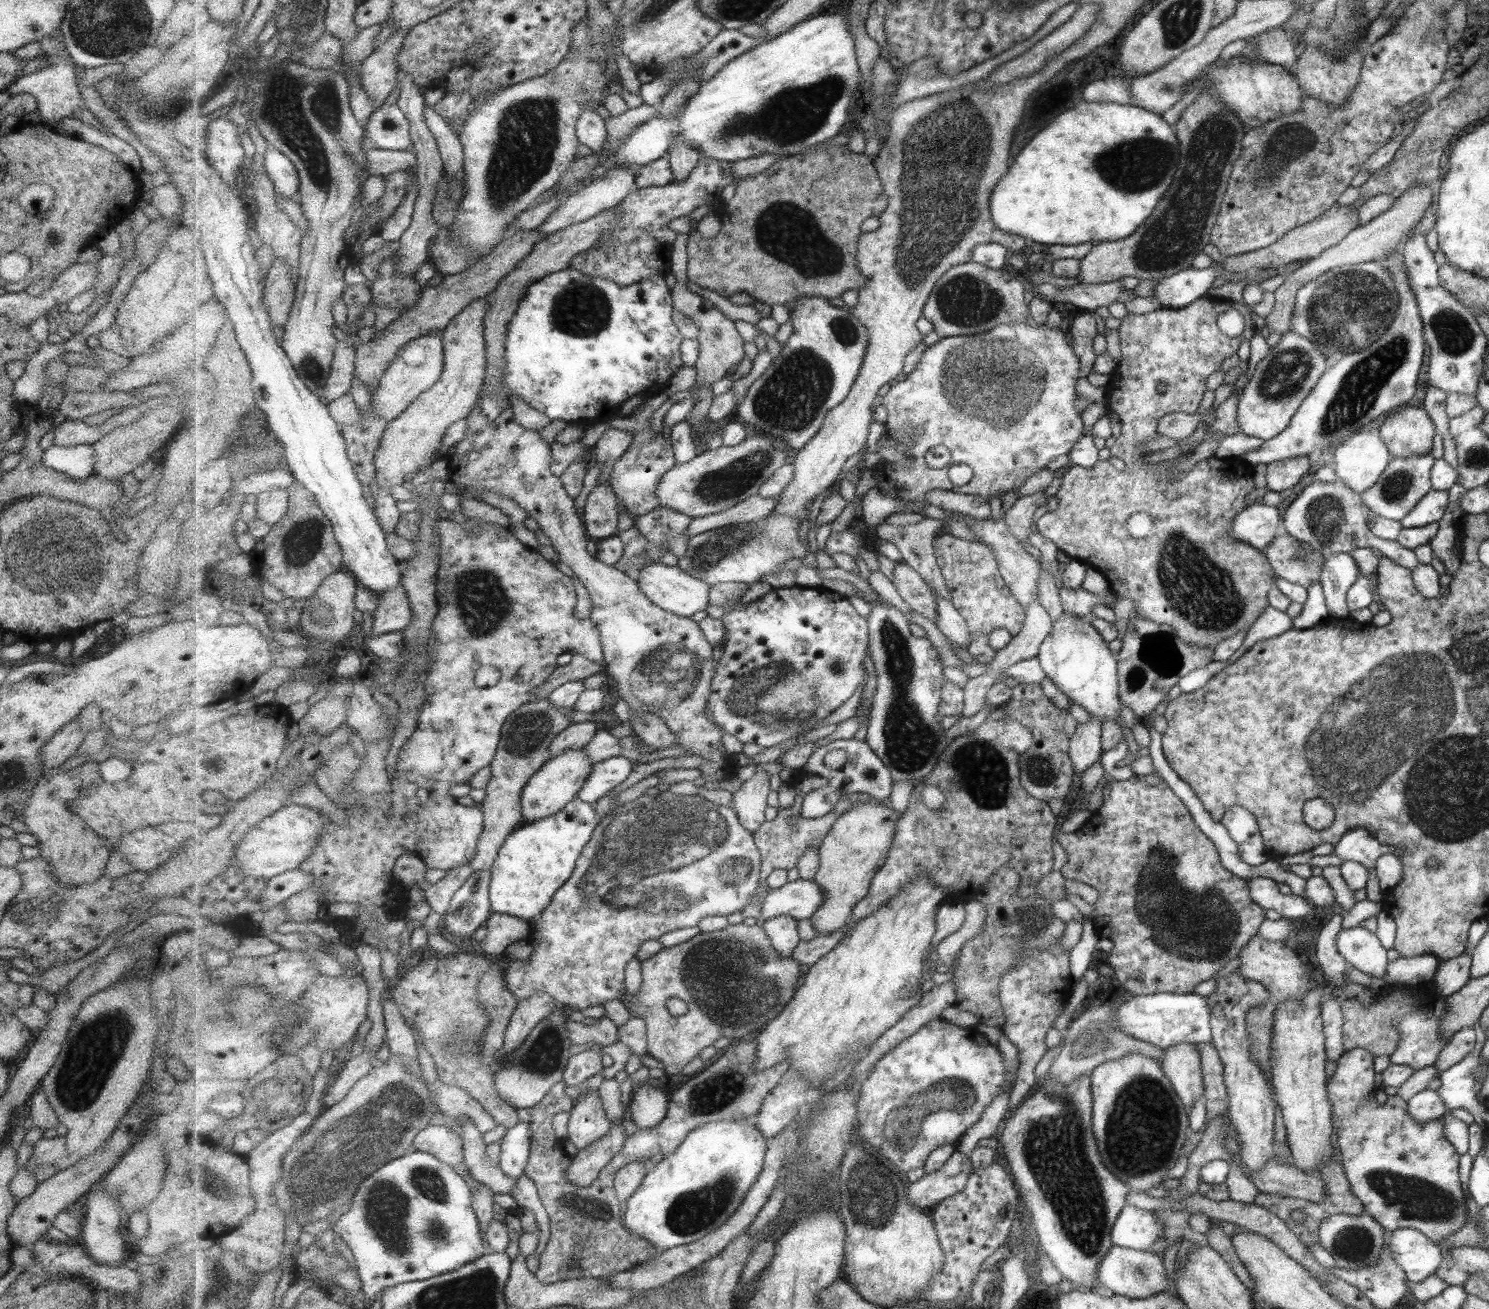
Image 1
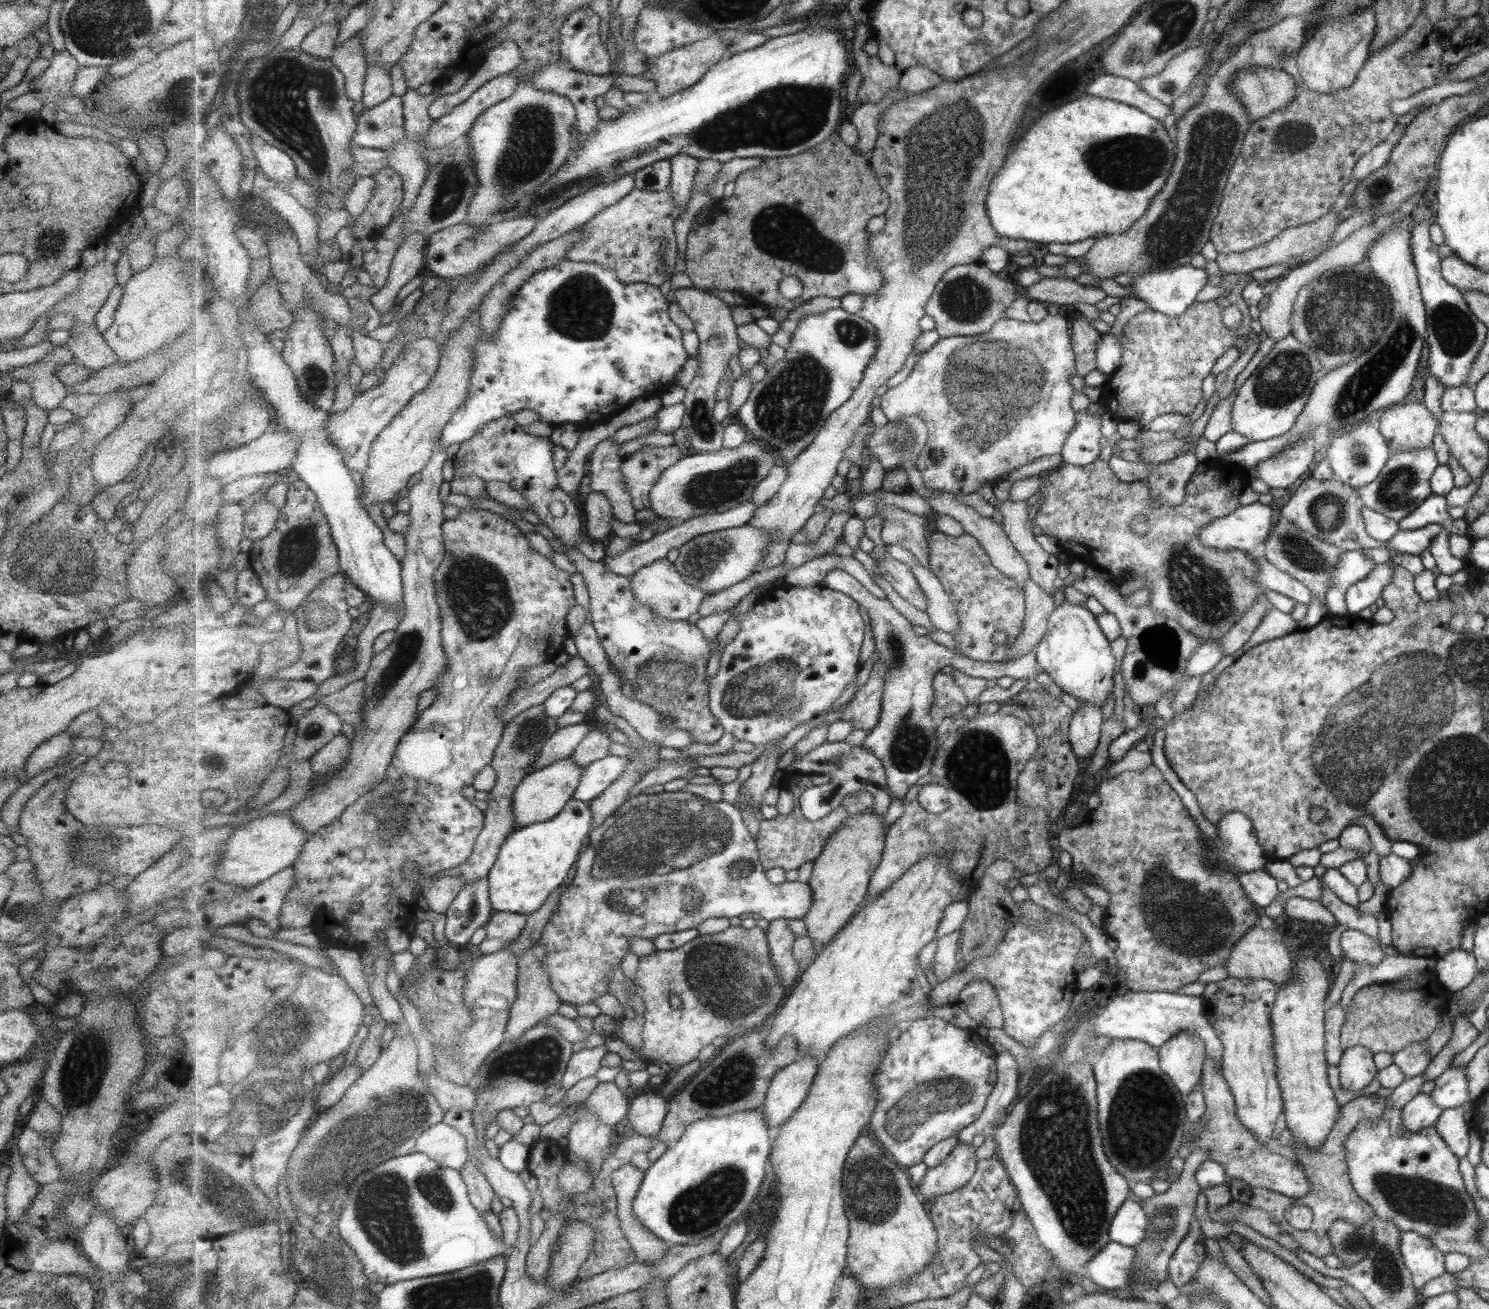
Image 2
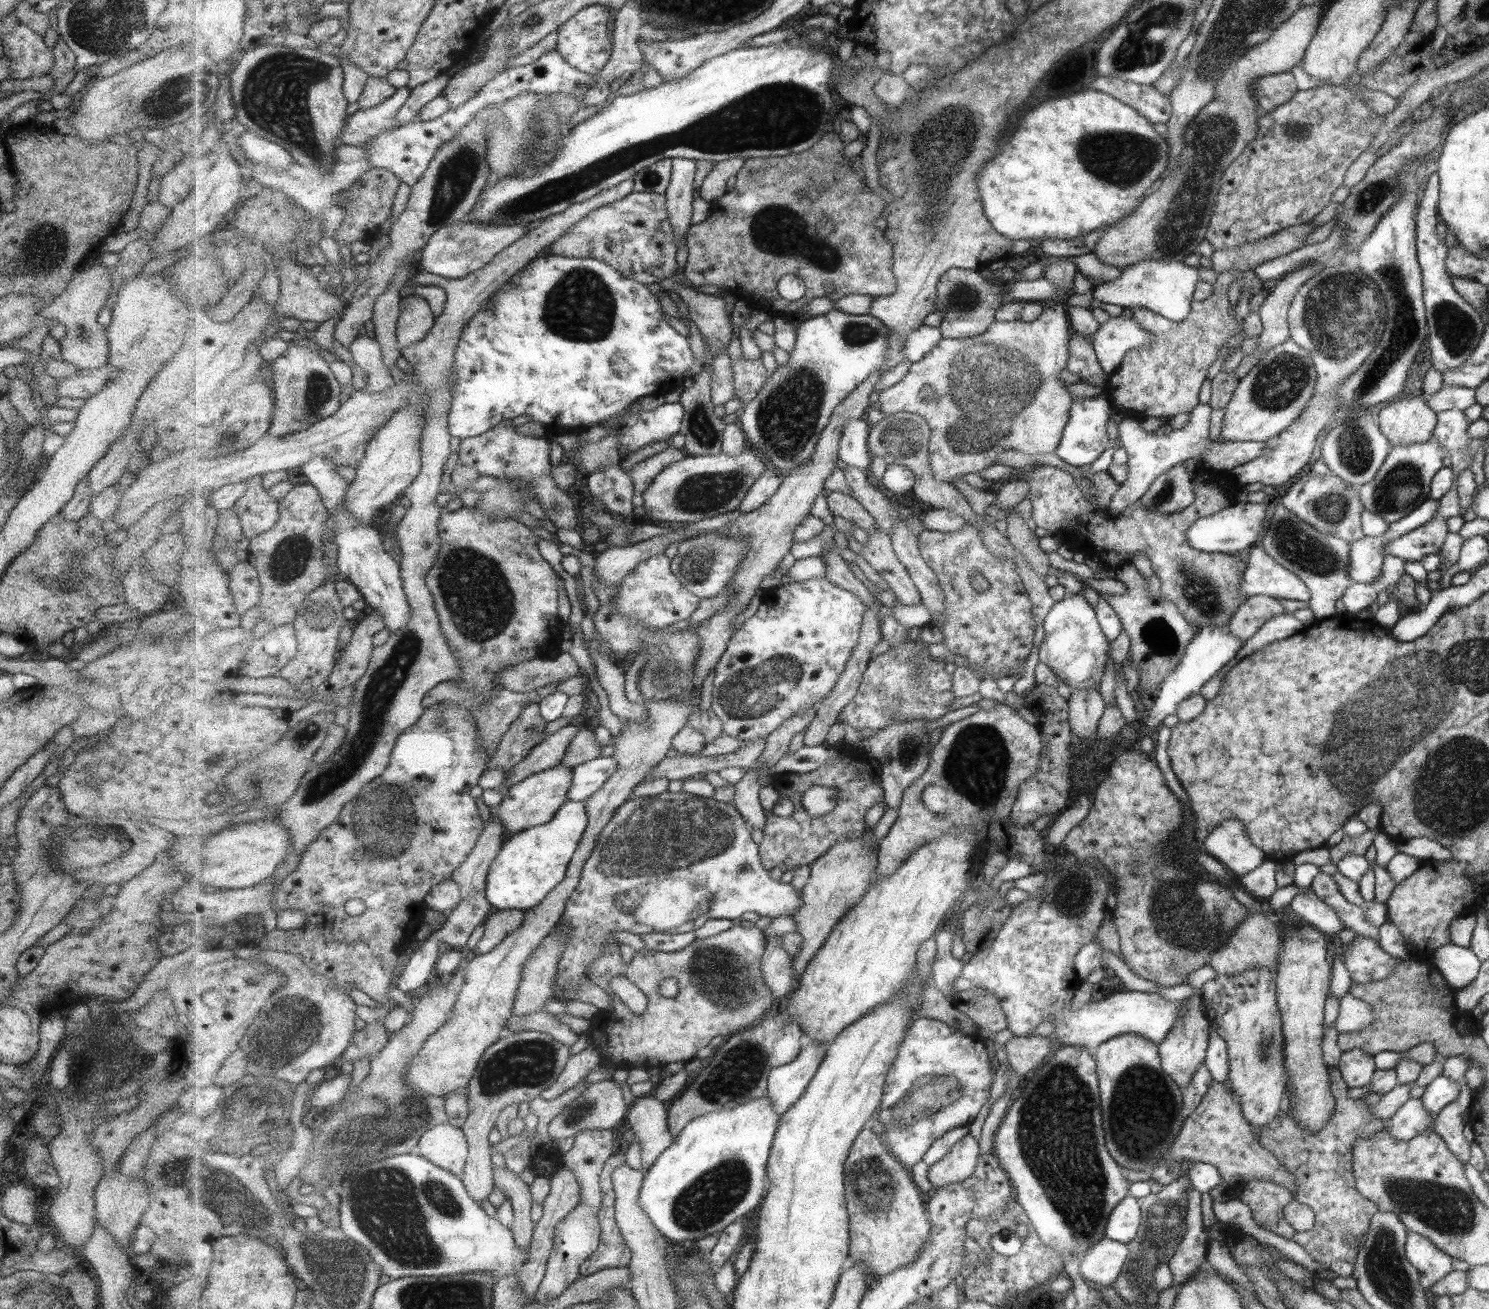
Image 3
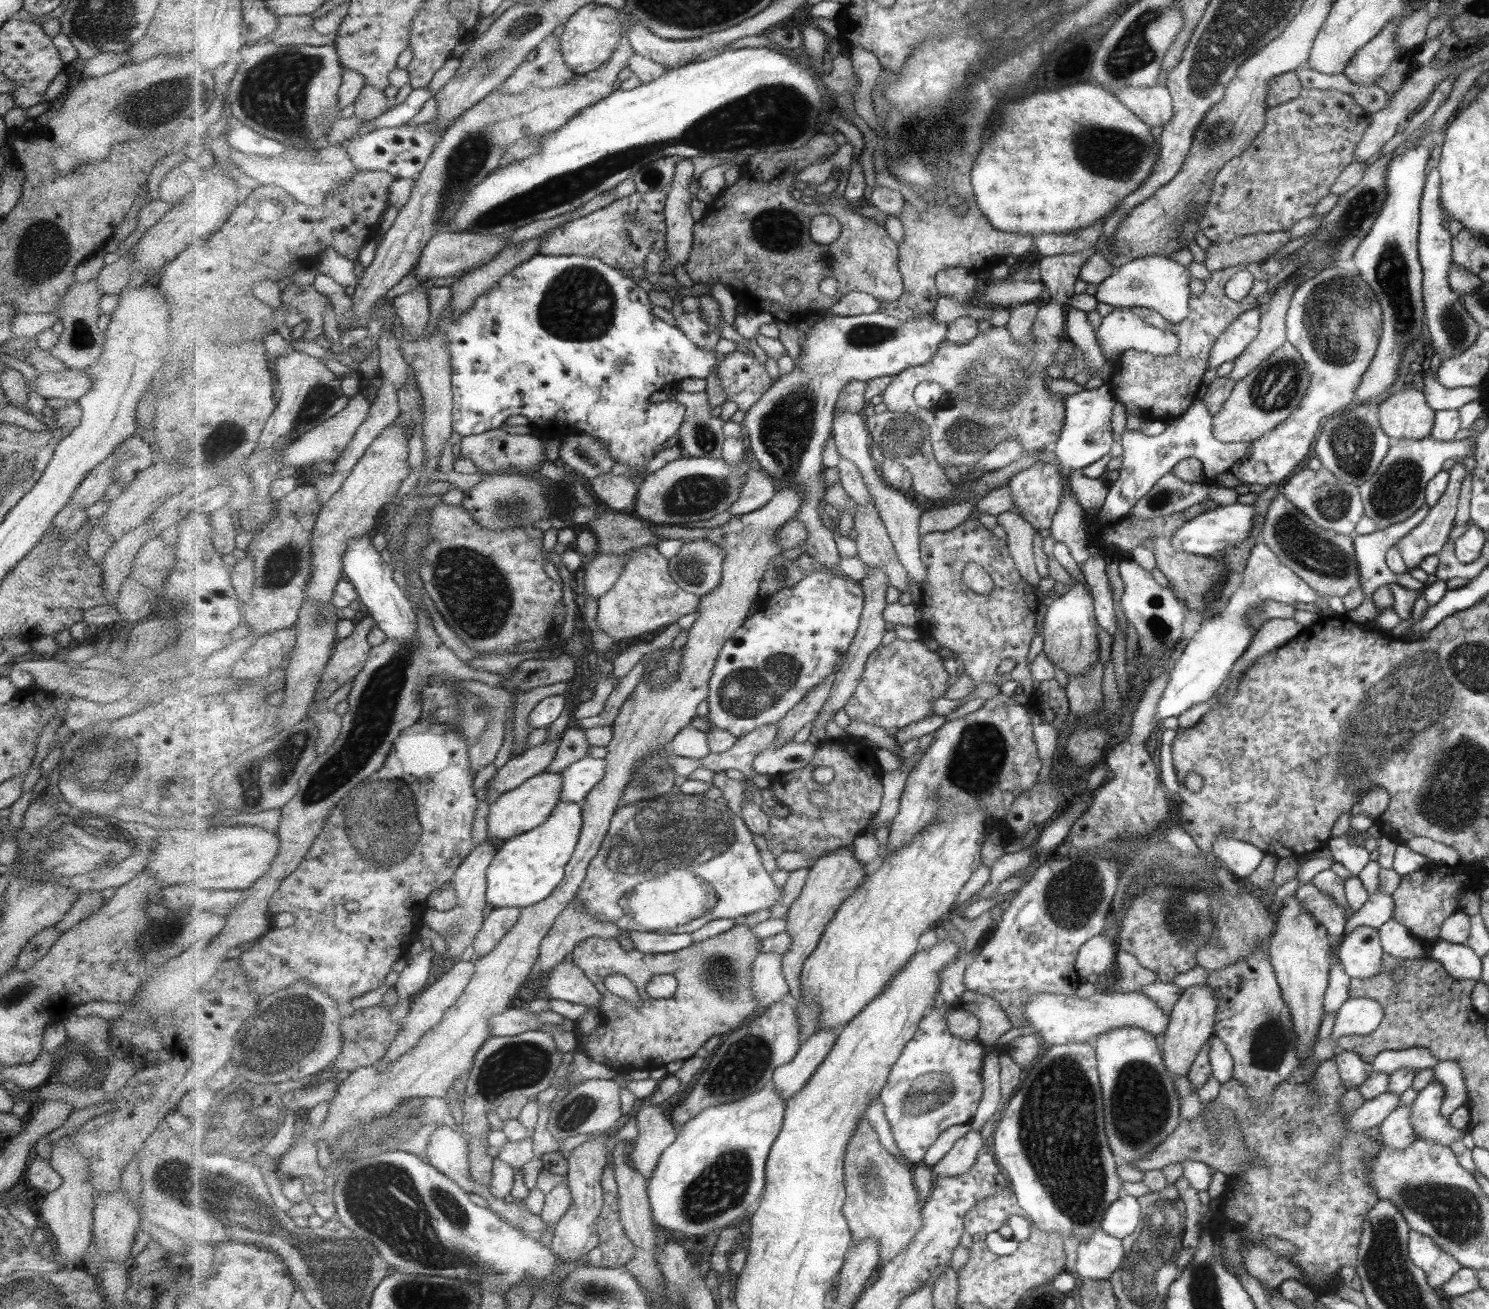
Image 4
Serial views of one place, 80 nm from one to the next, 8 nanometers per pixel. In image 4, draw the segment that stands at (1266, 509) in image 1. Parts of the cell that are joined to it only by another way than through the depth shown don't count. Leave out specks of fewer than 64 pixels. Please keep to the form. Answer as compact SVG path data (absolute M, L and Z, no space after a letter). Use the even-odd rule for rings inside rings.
M1237 502L1227 506L1218 506L1215 510L1199 513L1193 519L1189 519L1174 532L1170 543L1174 549L1209 557L1213 552L1226 551L1230 546L1233 547L1234 544L1245 540L1251 528L1253 528L1253 505Z

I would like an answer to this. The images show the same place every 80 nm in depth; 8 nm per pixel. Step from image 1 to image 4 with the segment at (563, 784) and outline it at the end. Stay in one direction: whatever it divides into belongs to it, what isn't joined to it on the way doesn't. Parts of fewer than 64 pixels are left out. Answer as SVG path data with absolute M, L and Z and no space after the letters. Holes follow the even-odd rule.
M546 772L533 778L529 778L519 788L515 788L501 795L497 802L491 804L487 816L488 838L495 840L498 845L521 836L545 824L551 819L555 808L562 802L561 791L563 791L563 776Z

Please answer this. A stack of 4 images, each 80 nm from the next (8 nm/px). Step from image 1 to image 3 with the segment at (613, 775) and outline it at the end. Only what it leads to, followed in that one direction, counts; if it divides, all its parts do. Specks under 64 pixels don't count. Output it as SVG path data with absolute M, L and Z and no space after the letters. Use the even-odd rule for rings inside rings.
M612 755L599 757L575 767L573 787L567 794L568 800L586 802L607 785L607 781L617 773L618 768L619 761Z

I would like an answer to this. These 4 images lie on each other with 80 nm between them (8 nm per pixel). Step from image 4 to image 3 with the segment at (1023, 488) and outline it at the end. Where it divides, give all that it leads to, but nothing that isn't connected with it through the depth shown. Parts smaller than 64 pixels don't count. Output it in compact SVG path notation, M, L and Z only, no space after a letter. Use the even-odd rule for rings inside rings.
M1033 465L1020 474L1016 480L1025 481L1029 485L1026 498L1030 500L1031 516L1037 530L1040 533L1056 535L1056 532L1064 526L1064 522L1068 522L1066 544L1070 548L1076 546L1081 552L1085 552L1086 556L1096 556L1103 566L1112 573L1117 567L1132 563L1135 554L1142 552L1149 560L1153 575L1159 579L1159 594L1178 609L1185 622L1194 624L1199 629L1203 626L1226 626L1234 616L1235 611L1245 601L1240 597L1241 578L1245 565L1241 563L1238 557L1230 554L1206 553L1193 548L1187 540L1187 532L1196 520L1215 514L1232 505L1227 500L1227 494L1235 486L1234 476L1229 474L1215 475L1199 470L1190 479L1193 493L1191 504L1181 510L1168 513L1148 511L1140 498L1123 508L1121 512L1112 513L1108 506L1112 502L1113 493L1119 489L1119 483L1115 482L1106 471L1088 475L1088 479L1090 479L1092 492L1094 492L1090 499L1084 497L1083 491L1076 485L1074 478L1069 473L1057 467Z

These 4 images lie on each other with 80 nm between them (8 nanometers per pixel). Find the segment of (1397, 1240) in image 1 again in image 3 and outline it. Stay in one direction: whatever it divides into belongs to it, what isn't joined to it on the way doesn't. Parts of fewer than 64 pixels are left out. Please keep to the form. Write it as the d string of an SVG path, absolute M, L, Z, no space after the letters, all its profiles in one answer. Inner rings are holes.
M1406 1233L1405 1252L1407 1261L1419 1270L1419 1277L1422 1277L1419 1285L1427 1290L1453 1271L1452 1257L1419 1233Z

